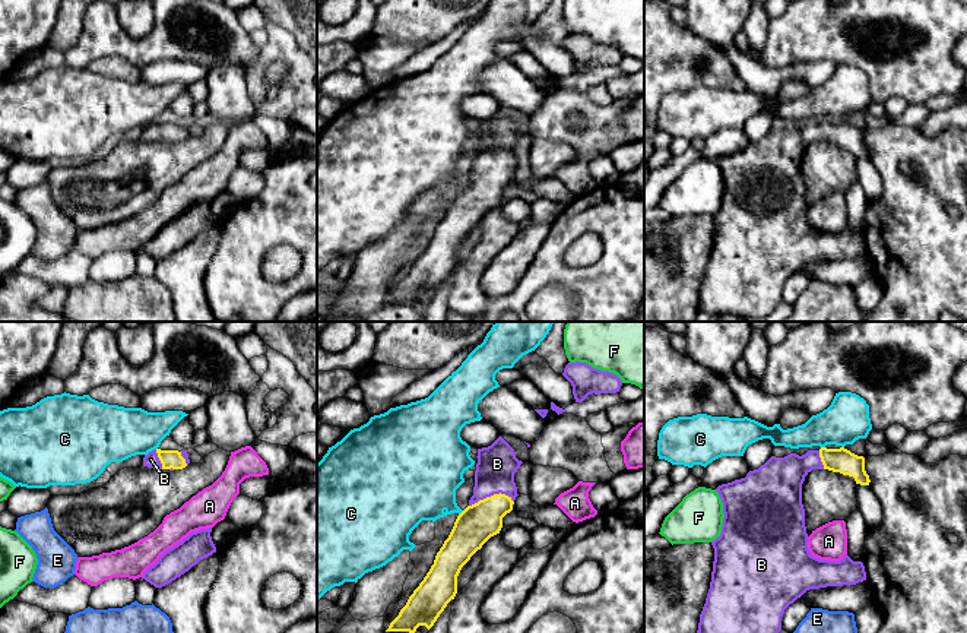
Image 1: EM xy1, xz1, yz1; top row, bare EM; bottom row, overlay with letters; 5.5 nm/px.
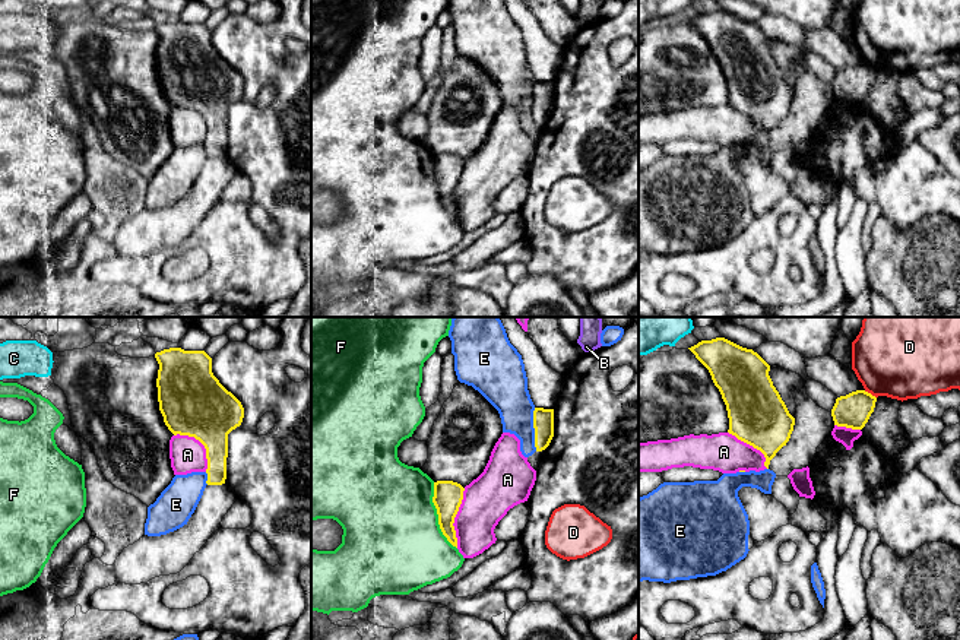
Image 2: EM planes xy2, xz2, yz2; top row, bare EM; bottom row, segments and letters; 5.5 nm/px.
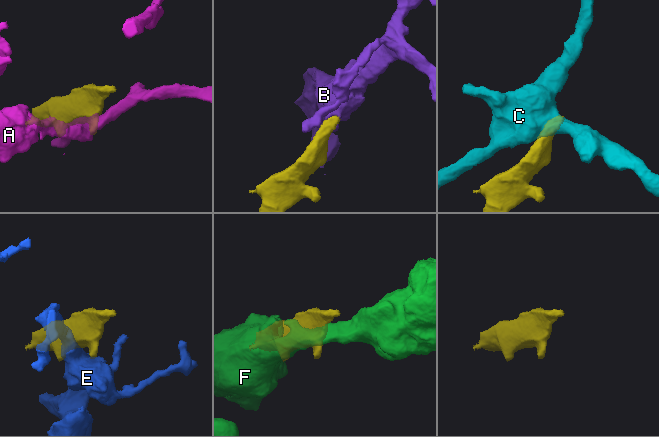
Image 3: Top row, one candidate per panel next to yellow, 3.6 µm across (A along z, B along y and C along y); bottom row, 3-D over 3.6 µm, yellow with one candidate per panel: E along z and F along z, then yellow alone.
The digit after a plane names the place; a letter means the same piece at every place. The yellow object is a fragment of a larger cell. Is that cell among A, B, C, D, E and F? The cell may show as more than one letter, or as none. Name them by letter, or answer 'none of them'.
B

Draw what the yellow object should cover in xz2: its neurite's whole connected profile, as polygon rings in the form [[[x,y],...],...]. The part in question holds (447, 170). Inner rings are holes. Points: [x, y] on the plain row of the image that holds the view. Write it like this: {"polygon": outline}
{"polygon": [[[453,153],[434,155],[433,175],[437,181],[438,197],[447,213],[457,221],[457,210],[454,203],[454,190],[463,172],[465,161]]]}

